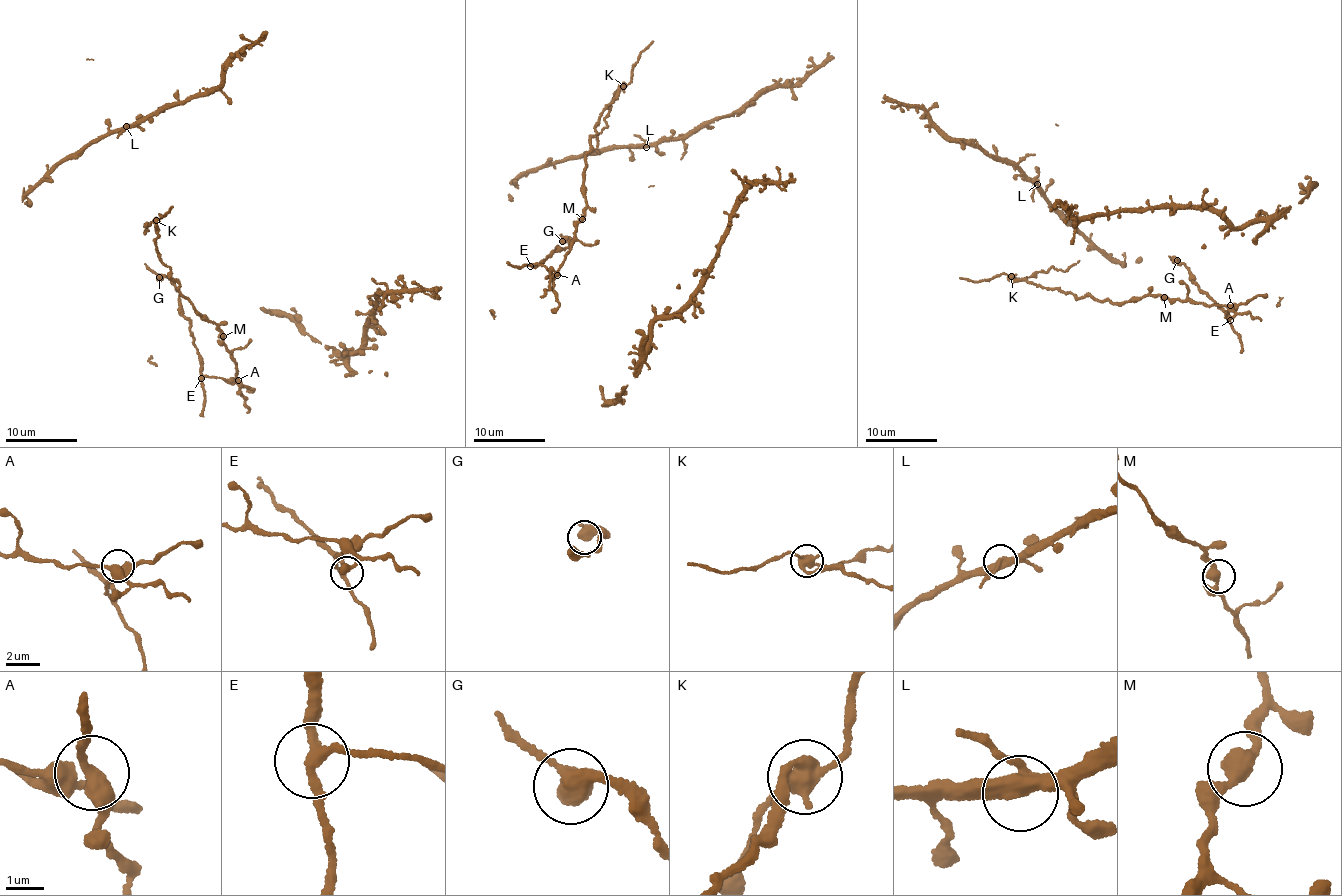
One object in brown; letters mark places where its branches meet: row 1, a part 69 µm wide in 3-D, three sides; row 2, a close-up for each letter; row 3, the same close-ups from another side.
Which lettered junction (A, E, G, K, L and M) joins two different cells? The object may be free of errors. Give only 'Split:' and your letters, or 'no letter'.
Split: K

